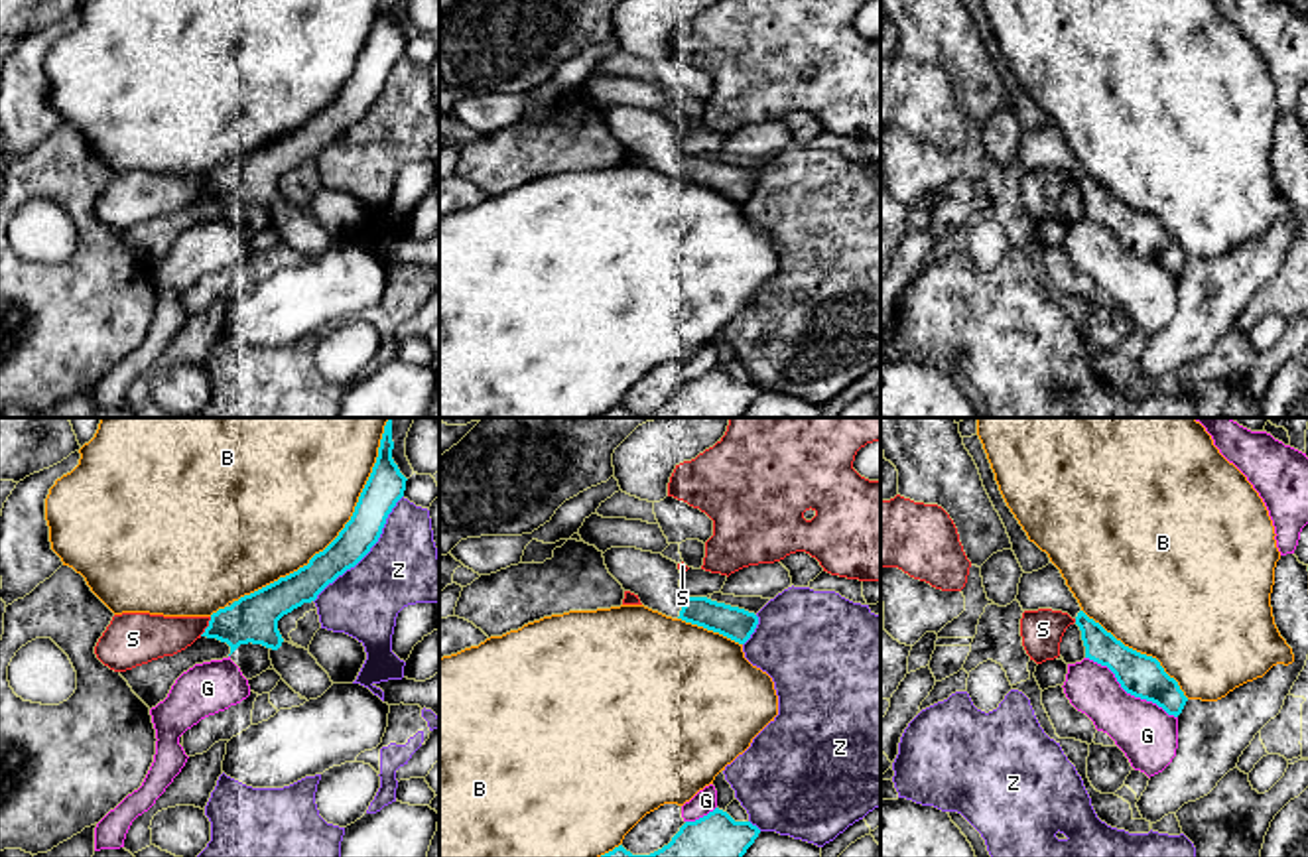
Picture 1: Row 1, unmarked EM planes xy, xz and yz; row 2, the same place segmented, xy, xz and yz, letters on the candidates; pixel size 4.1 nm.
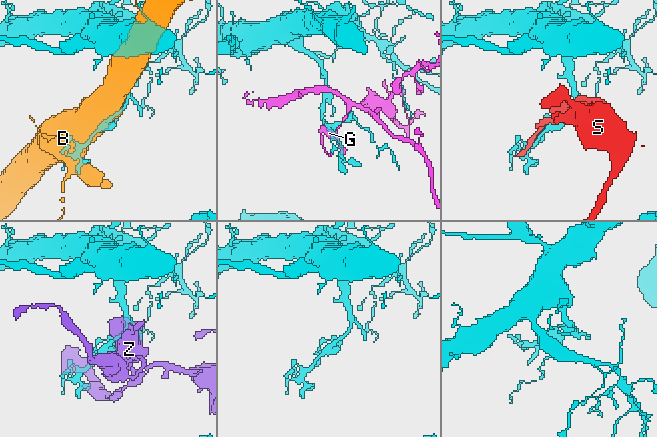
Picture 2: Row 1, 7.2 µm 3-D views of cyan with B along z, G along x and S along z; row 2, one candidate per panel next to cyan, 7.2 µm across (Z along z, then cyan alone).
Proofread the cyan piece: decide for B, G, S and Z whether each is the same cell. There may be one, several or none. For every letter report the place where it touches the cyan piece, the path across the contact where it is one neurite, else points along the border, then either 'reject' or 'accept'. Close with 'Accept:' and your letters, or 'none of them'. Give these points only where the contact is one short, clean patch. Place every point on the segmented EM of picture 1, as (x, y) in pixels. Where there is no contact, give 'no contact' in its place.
B: xy (343, 528) | reject
G: yz (1129, 692) | reject
S: xy (207, 627) | reject
Z: xy (367, 552) | reject
Accept: none of them

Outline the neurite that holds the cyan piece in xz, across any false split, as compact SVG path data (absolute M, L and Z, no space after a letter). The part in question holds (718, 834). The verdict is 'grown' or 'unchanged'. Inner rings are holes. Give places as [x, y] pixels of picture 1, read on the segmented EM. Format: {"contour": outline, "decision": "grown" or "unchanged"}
{"contour": "M715 808L695 822L686 822L668 845L650 855L632 855L619 845L601 857L743 857L758 833L751 822L735 822Z", "decision": "unchanged"}

